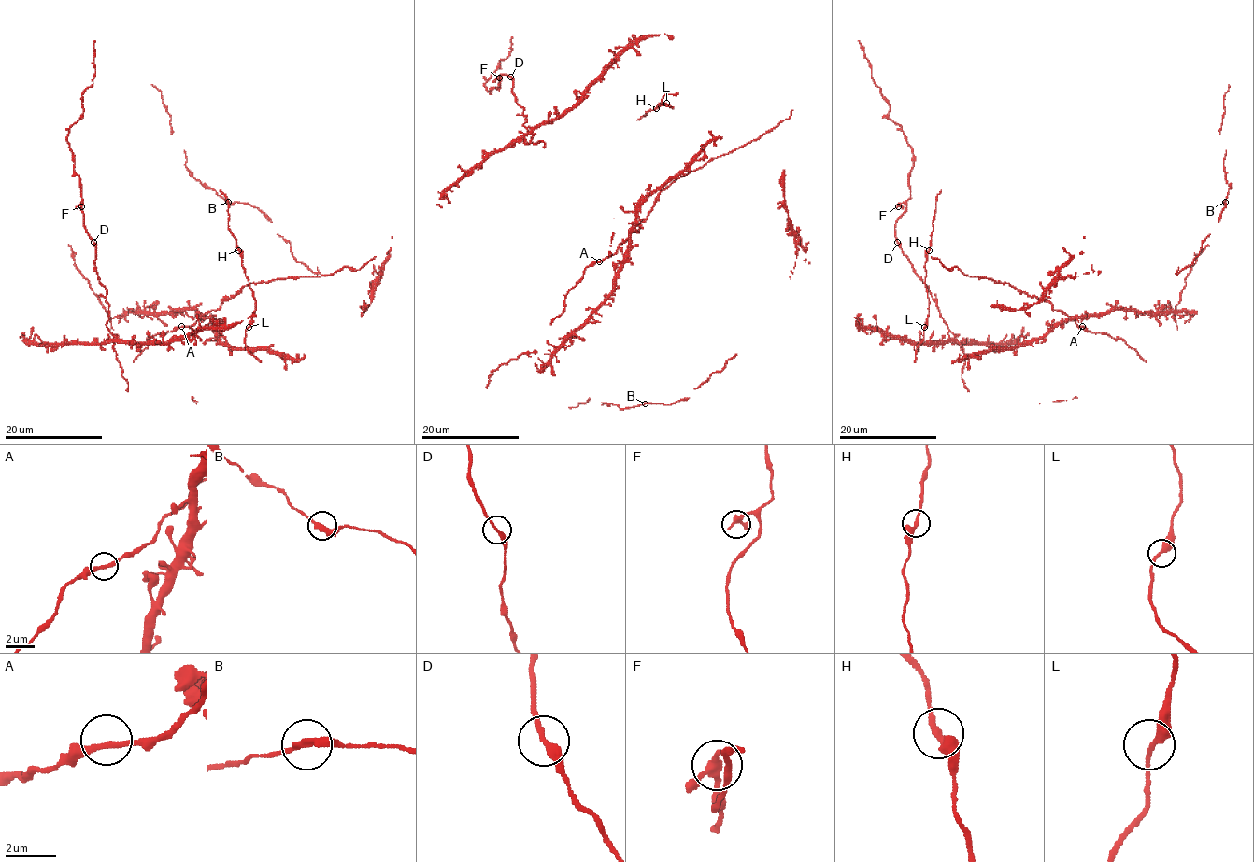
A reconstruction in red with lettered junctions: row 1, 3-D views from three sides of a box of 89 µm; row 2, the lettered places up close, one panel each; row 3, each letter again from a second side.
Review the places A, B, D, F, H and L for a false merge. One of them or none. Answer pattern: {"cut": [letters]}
{"cut": []}

